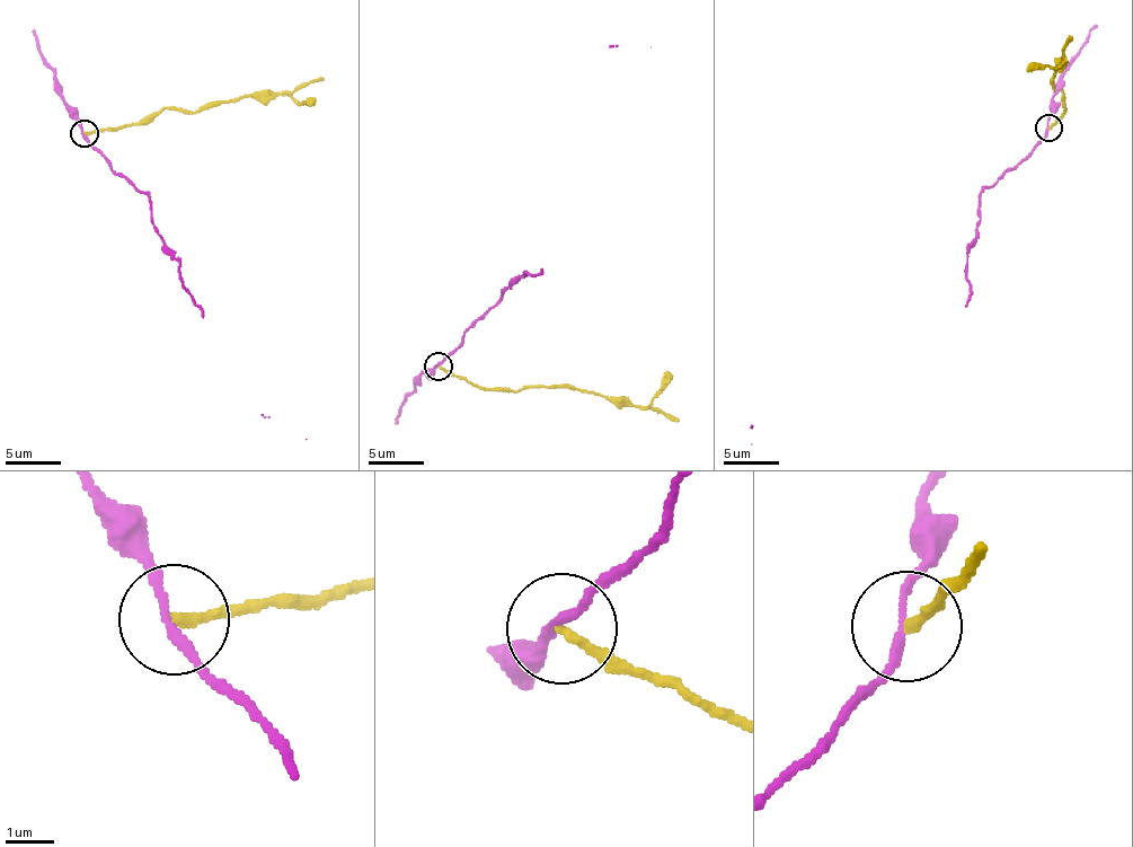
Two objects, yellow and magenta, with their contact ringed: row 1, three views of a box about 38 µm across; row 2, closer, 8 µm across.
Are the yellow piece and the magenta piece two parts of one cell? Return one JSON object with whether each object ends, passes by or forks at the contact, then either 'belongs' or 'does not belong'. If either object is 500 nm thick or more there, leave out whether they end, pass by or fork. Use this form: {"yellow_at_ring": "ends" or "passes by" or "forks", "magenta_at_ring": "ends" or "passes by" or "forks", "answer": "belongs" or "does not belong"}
{"yellow_at_ring": "ends", "magenta_at_ring": "passes by", "answer": "does not belong"}

